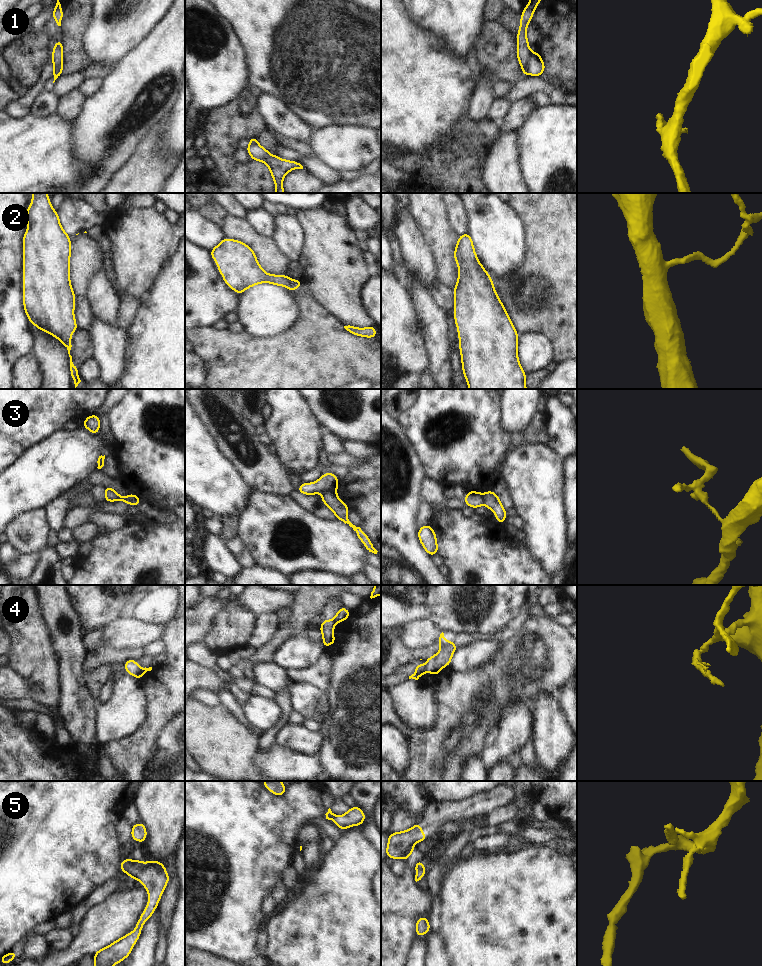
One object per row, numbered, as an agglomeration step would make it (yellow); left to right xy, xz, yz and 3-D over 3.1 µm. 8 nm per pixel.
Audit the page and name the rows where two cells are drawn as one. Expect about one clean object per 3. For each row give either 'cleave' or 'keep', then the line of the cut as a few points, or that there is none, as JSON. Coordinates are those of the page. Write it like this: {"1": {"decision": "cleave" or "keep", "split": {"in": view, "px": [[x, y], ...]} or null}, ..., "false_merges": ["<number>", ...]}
{"1": {"decision": "cleave", "split": {"in": "yz", "px": [[531, 53], [528, 59], [528, 74]]}}, "2": {"decision": "keep", "split": null}, "3": {"decision": "cleave", "split": {"in": "xz", "px": [[335, 490], [323, 493]]}}, "4": {"decision": "cleave", "split": {"in": "xy", "px": [[139, 668], [134, 675]]}}, "5": {"decision": "keep", "split": null}, "false_merges": ["1", "3", "4"]}

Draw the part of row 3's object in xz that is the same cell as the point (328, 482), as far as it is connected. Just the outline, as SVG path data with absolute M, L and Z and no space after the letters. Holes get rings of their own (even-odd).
M326 472L317 481L312 483L302 483L297 490L304 495L315 495L317 493L326 493L337 491L339 478L333 473Z

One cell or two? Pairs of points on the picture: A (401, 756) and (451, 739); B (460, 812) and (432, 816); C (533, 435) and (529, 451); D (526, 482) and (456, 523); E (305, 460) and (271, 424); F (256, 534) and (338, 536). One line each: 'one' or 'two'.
A: two
B: one
C: two
D: two
E: one
F: one

